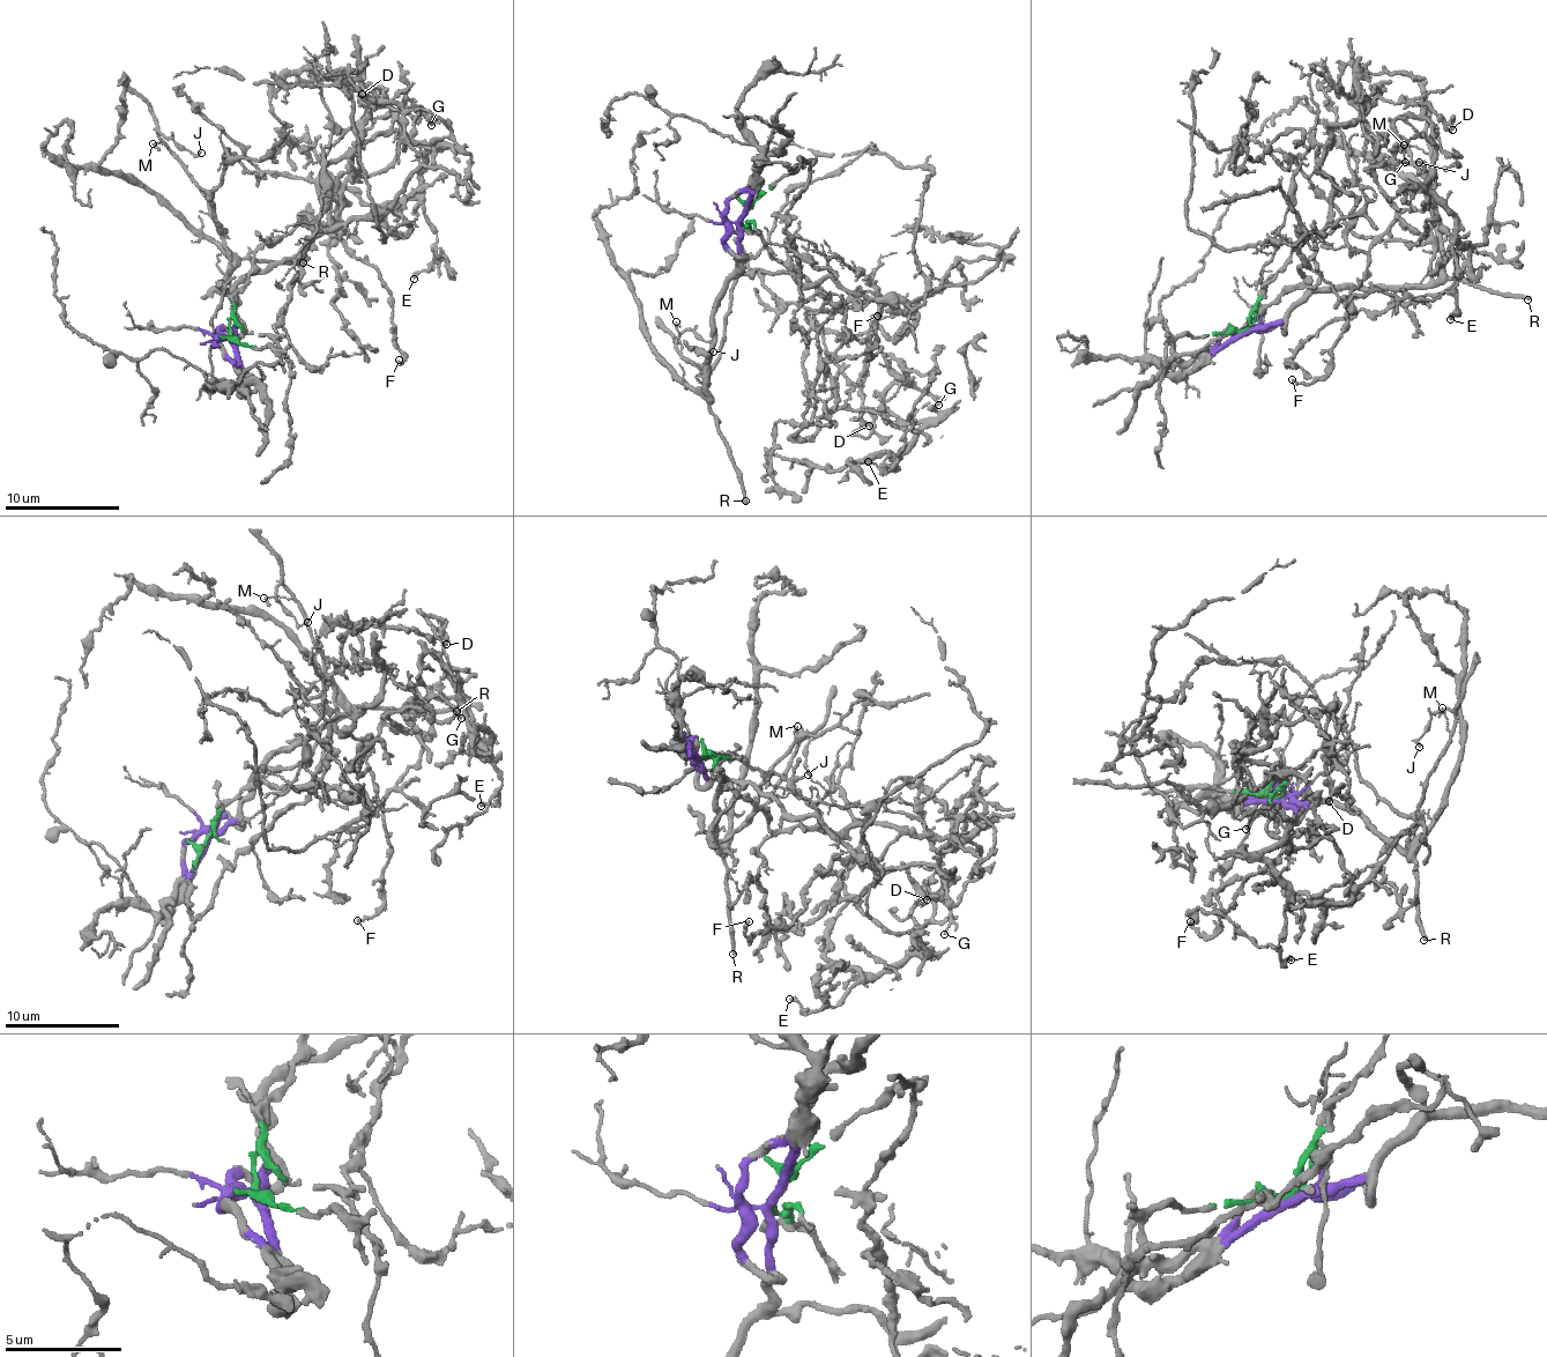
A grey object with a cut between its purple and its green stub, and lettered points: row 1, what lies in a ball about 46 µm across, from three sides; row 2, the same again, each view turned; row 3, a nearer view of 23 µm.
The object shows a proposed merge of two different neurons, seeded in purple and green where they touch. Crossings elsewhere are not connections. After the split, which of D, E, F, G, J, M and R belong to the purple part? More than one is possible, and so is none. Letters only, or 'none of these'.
J, M, R

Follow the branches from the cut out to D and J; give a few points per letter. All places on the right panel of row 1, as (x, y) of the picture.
D: (1244, 331), (1291, 251), (1324, 228), (1332, 125), (1368, 106), (1373, 88), (1432, 105), (1452, 128)
J: (1244, 331), (1276, 326), (1316, 291), (1429, 279), (1434, 164), (1422, 136), (1406, 143), (1419, 162)

